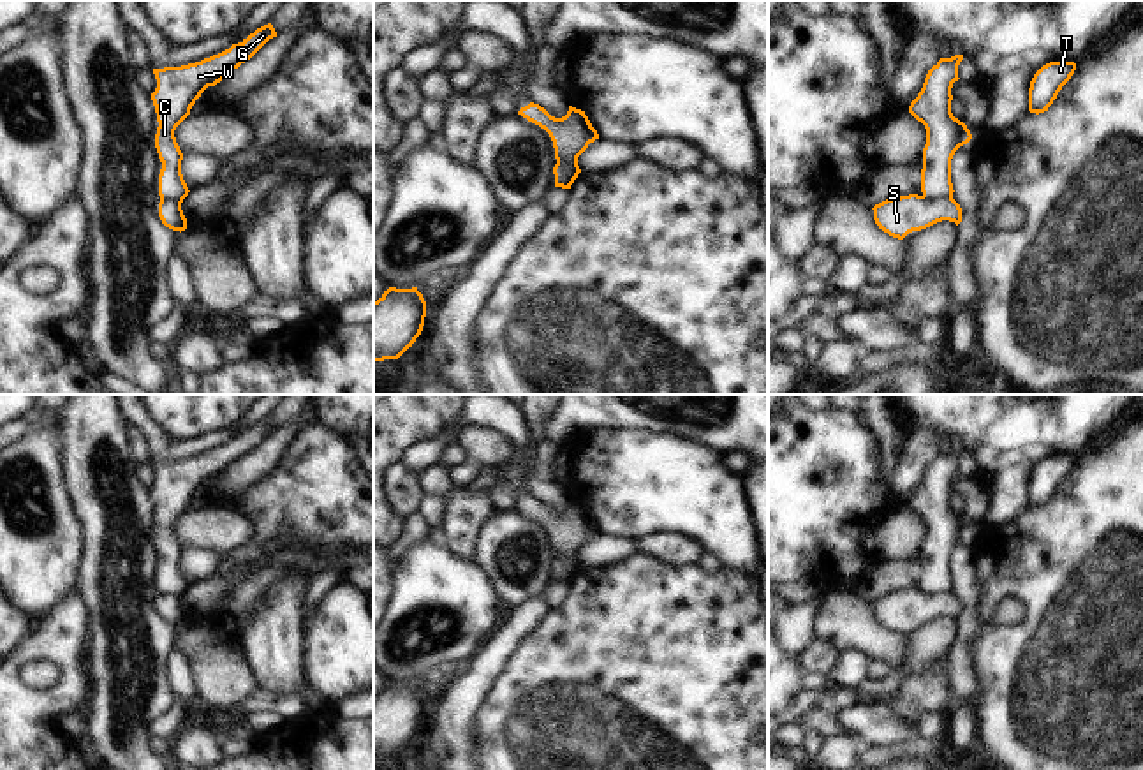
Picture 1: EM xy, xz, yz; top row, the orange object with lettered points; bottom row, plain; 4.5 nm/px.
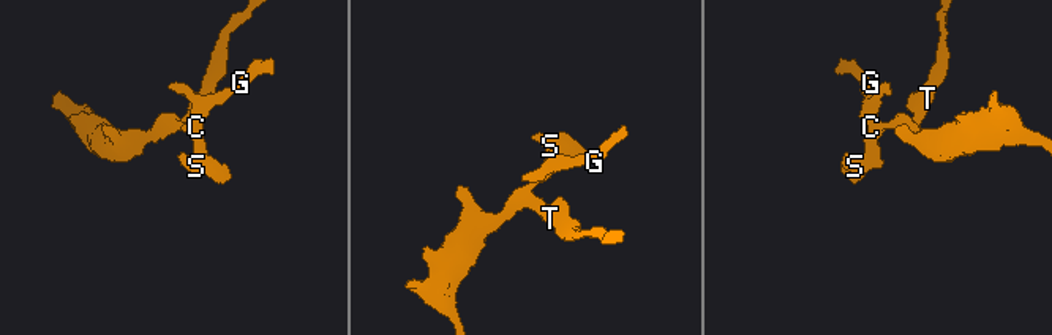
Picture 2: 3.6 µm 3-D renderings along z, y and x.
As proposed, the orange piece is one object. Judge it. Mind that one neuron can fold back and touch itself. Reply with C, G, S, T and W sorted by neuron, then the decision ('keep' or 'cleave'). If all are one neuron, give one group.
groups C G T W / S; cleave

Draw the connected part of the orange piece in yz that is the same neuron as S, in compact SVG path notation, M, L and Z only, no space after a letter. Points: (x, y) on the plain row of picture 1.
M909 589L896 594L886 594L874 603L874 615L893 633L903 634L912 626L926 624L937 617L962 617L962 603L951 594L928 594Z

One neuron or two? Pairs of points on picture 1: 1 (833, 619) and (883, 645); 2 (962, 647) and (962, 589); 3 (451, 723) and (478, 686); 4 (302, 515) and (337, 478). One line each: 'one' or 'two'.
1: one
2: one
3: one
4: one

